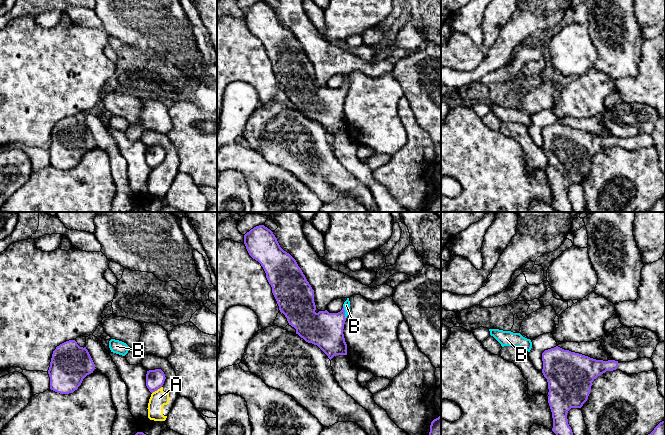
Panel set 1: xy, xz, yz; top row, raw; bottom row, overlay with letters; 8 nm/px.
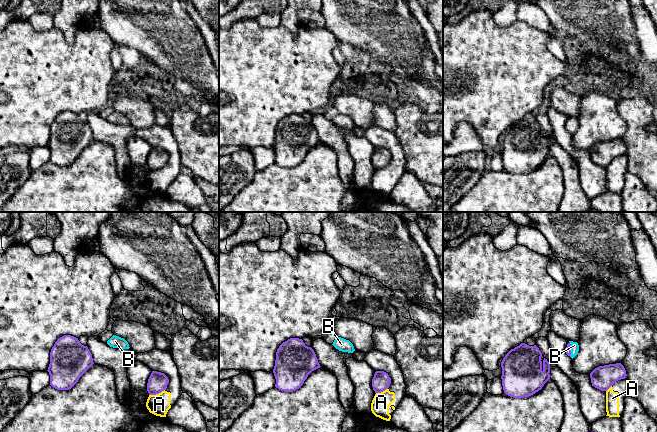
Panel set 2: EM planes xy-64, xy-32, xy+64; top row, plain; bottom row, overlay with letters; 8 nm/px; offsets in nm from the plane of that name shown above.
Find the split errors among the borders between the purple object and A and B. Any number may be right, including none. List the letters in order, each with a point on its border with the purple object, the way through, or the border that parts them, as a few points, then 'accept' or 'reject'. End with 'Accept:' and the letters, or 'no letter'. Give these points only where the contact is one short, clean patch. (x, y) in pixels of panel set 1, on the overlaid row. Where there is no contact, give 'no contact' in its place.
A: xy (156, 390) | along xy (161, 386), (152, 393) | reject
B: xz (344, 312) | across xz (324, 329), (330, 326), (344, 312), (346, 305) | accept
Accept: B

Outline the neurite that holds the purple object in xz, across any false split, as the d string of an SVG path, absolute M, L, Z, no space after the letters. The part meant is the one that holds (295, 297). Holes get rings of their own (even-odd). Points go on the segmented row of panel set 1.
M264 225L254 227L244 235L244 244L249 255L263 267L279 310L285 315L289 325L296 329L296 334L306 342L317 345L330 360L336 355L347 355L343 329L350 310L349 298L338 313L329 313L327 310L316 313L314 290L296 260L280 247L270 229Z

